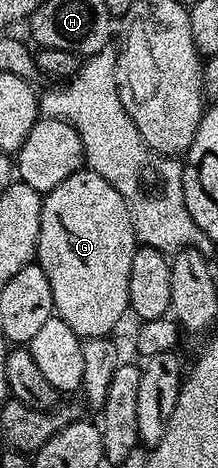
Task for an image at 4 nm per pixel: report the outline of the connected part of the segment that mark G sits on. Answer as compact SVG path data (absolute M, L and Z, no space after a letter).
M82 170L44 193L35 263L51 284L53 311L82 338L109 336L129 307L131 258L139 247L123 194L99 174Z

